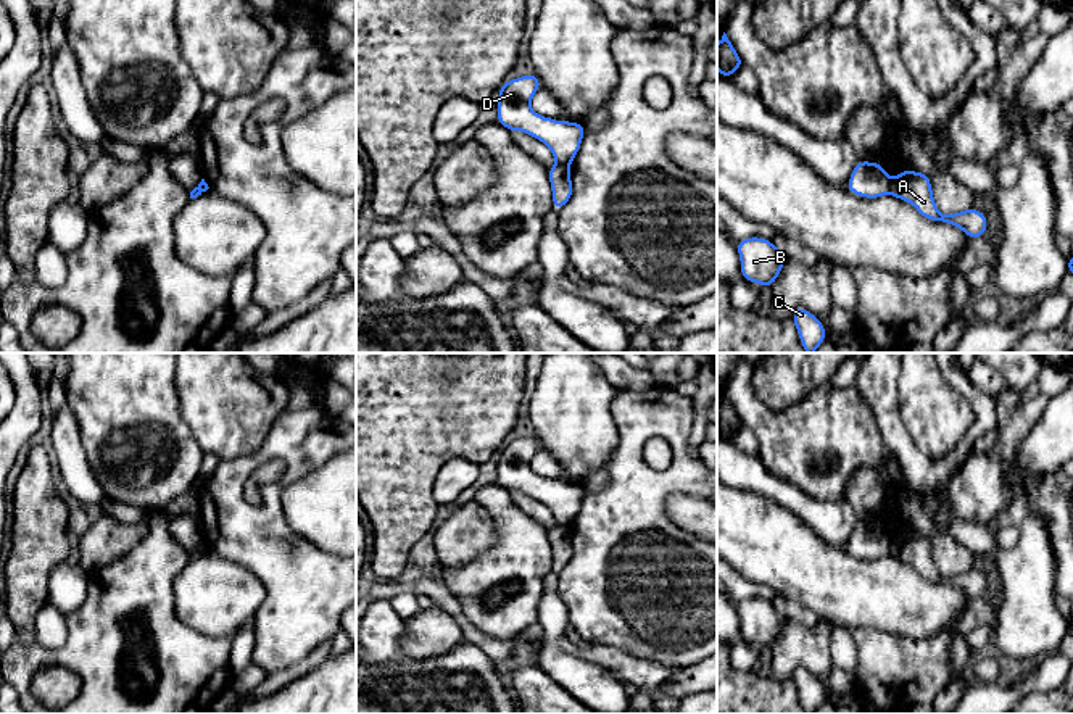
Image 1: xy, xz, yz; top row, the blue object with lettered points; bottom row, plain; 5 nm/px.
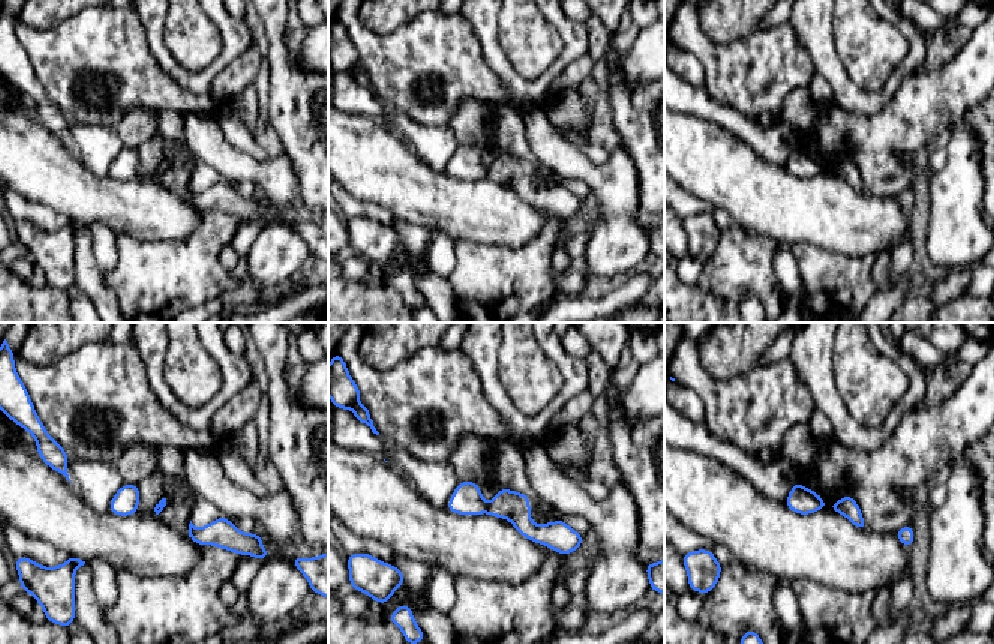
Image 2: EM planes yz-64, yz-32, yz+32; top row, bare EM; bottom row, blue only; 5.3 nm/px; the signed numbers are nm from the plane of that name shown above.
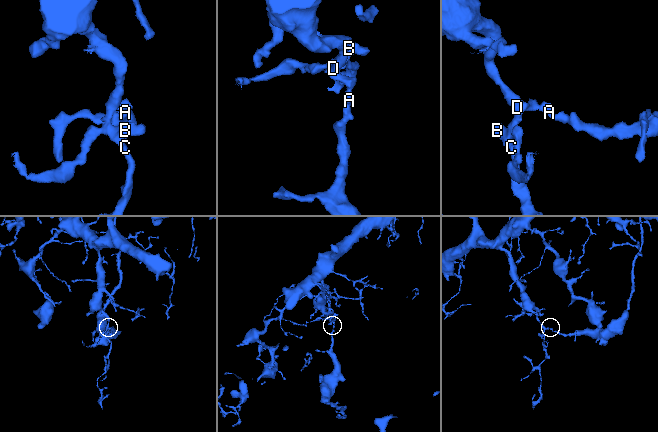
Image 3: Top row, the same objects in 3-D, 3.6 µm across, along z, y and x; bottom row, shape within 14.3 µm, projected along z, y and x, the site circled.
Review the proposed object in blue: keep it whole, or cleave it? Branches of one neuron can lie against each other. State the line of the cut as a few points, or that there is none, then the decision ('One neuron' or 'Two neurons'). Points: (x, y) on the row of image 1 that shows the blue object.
Split along yz (891, 179), (888, 192). Two neurons

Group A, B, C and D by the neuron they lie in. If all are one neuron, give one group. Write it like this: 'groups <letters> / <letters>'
groups A / B C D

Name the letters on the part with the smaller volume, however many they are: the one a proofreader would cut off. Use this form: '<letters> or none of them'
A

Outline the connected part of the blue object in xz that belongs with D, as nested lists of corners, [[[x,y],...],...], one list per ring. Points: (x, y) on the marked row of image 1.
[[[533,73],[503,84],[498,98],[498,122],[509,131],[522,131],[541,140],[549,147],[557,164],[569,166],[580,148],[586,127],[533,113],[530,98],[540,89],[541,84]]]

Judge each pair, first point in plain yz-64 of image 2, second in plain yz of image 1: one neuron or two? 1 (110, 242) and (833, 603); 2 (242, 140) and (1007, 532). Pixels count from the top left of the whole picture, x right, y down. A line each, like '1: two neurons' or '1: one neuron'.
1: two neurons
2: one neuron

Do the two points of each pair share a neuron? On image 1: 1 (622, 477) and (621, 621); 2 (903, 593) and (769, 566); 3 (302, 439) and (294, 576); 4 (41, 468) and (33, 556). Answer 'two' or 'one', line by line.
1: one
2: one
3: one
4: one

